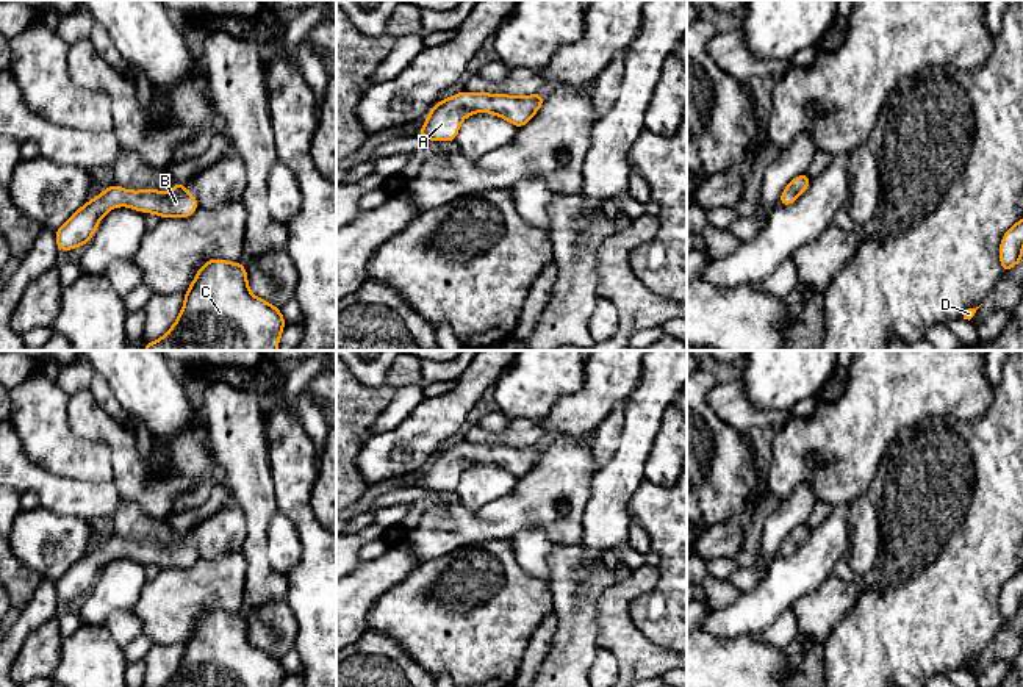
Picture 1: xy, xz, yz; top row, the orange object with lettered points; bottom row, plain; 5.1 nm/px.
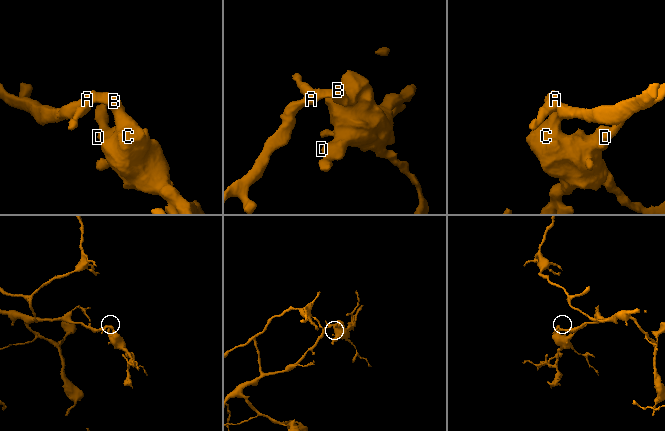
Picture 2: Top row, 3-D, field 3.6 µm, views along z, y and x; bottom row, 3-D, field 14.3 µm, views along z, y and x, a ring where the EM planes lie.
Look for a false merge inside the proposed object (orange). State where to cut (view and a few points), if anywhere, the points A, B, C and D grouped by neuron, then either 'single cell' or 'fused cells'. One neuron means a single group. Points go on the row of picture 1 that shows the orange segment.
no cut; A B C D; single cell

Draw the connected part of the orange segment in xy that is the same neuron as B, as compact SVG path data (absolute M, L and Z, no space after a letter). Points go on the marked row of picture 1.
M113 182L108 189L102 191L94 200L89 199L55 232L58 252L86 246L100 219L120 205L142 213L155 213L161 219L181 219L194 214L199 200L178 182L170 192L158 189L128 191Z

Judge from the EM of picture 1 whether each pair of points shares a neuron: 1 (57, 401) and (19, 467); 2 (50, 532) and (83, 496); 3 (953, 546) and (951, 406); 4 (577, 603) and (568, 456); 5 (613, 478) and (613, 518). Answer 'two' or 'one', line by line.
1: two
2: two
3: two
4: two
5: one

